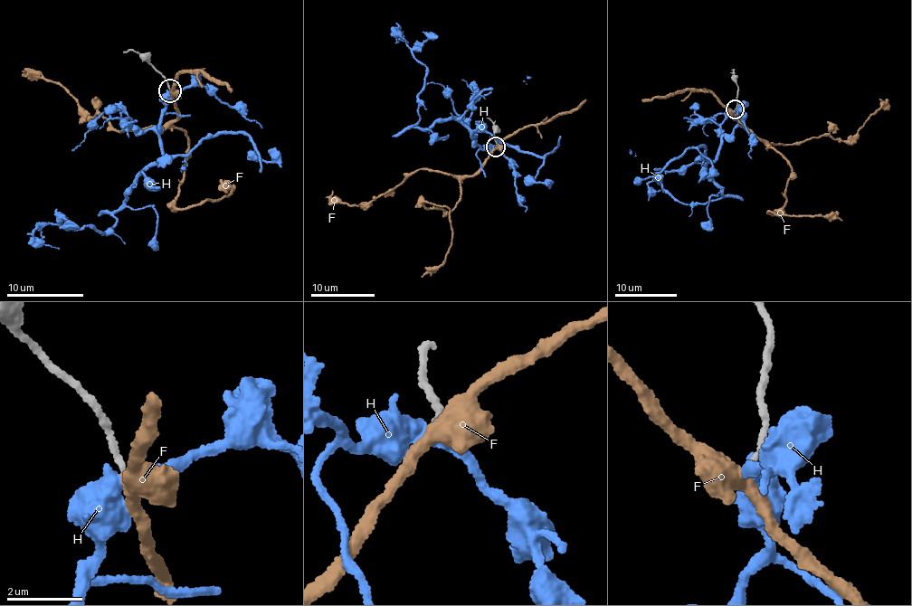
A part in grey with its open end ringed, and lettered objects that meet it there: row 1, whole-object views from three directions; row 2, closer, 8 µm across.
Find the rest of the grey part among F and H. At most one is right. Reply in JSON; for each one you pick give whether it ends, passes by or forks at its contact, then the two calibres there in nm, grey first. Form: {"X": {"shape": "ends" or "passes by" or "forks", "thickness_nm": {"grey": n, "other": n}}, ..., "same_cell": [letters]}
{"F": {"shape": "passes by", "thickness_nm": {"grey": 150, "other": 380}}, "same_cell": ["F"]}

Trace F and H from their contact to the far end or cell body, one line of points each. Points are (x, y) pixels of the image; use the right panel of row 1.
F: (735, 110), (791, 167), (785, 203), (771, 215), (833, 214), (842, 220)
H: (735, 109), (737, 127), (705, 167), (720, 197), (688, 204), (665, 194), (661, 183), (649, 200)

